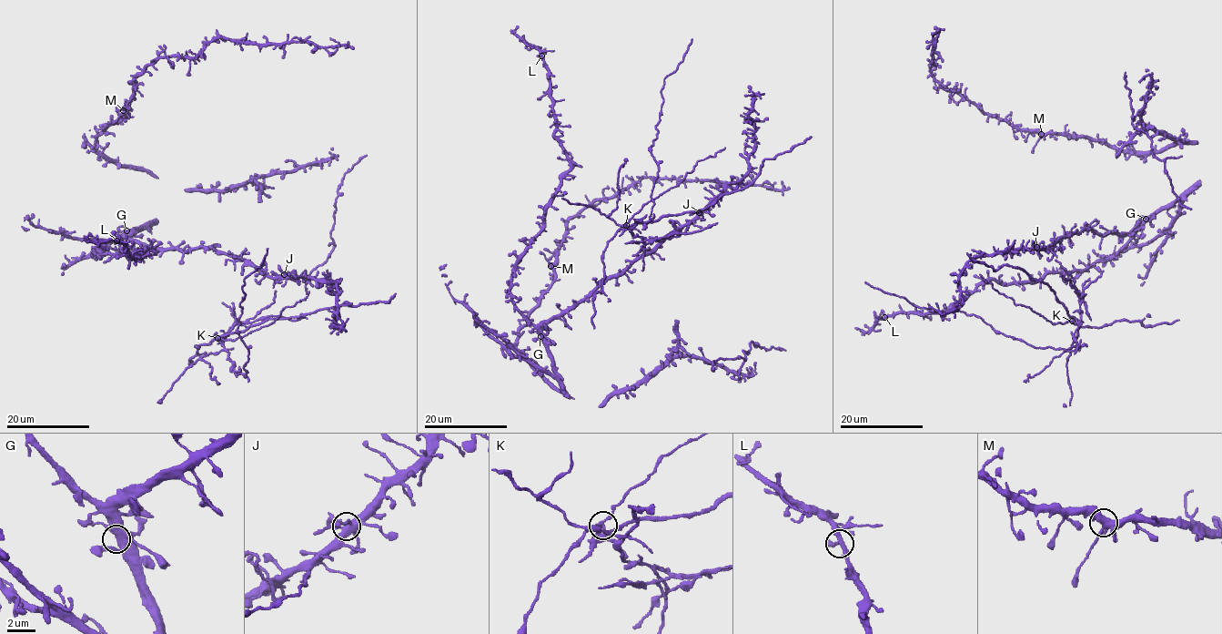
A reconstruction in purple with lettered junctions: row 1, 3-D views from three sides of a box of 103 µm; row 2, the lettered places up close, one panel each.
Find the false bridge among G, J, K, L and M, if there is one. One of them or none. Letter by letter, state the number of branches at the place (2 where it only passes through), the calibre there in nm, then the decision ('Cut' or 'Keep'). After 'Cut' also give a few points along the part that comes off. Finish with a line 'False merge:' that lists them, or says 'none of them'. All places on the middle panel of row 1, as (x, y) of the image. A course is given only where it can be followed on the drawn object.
G: Branches: 4. Thickness 440 nm. Keep
J: Branches: 4. Thickness 280 nm. Keep
K: Branches: 5. Thickness 240 nm. Cut. Course of the part to remove: (626, 225), (647, 222), (651, 213), (658, 163), (651, 148), (661, 88), (692, 39)
L: Branches: 5. Thickness 260 nm. Keep
M: Branches: 4. Thickness 320 nm. Keep
False merge: K

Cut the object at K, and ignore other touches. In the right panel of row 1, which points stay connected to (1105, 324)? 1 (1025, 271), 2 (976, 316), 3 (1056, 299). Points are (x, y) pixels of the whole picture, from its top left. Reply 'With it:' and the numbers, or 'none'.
With it: none

